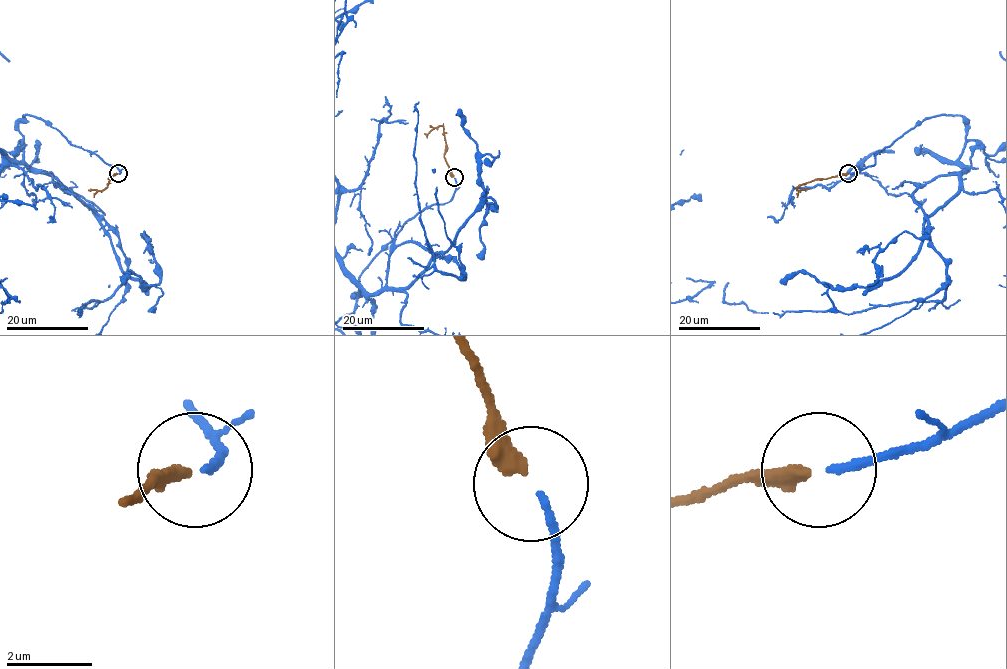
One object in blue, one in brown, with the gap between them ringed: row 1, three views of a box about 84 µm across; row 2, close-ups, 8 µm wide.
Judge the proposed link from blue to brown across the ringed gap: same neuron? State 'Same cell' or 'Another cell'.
Same cell

